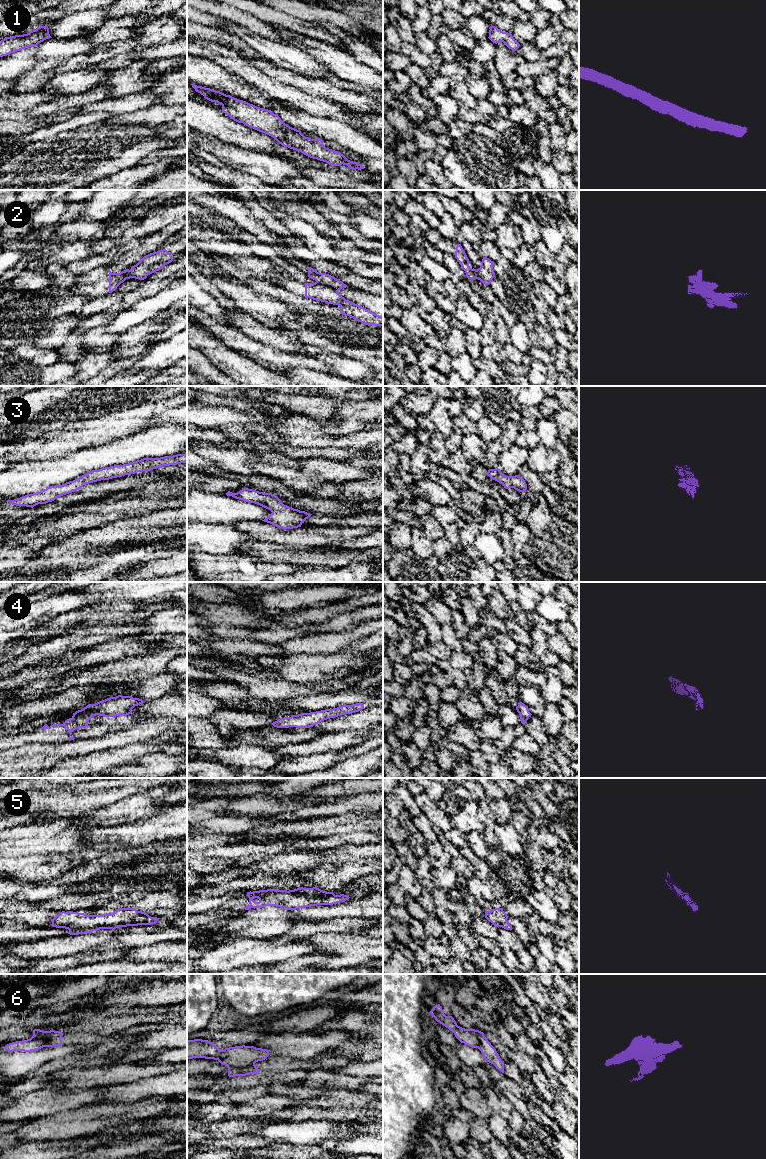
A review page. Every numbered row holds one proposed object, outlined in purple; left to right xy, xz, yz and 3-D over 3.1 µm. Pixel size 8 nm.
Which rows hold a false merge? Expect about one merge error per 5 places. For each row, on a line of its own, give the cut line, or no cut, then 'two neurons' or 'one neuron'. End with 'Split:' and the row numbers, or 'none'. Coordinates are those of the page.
1: no cut; one neuron
2: cut in xz along (316, 281), (331, 286), (337, 291); two neurons
3: no cut; one neuron
4: no cut; one neuron
5: no cut; one neuron
6: cut in xz along (254, 1062), (242, 1067), (231, 1067), (228, 1070); two neurons
Split: 2, 6

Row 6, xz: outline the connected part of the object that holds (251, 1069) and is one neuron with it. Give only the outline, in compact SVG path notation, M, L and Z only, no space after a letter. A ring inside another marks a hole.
M255 1063L243 1067L243 1068L230 1068L228 1070L228 1076L229 1077L235 1077L235 1076L246 1076L246 1075L250 1075L250 1074L257 1074L259 1073L261 1070L258 1069L255 1065Z

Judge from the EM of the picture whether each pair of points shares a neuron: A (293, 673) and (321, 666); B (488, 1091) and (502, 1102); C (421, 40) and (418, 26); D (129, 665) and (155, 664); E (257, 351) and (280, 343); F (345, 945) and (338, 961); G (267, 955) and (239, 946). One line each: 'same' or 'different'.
A: same
B: same
C: different
D: same
E: different
F: same
G: same

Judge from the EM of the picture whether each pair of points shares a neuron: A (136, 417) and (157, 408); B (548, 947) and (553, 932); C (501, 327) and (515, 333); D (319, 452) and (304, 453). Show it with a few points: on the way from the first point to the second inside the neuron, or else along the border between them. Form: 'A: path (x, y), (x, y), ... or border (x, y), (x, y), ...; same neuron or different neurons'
A: path (141, 415), (152, 408); same neuron
B: border (540, 932), (554, 940); different neurons
C: border (508, 328), (511, 340); different neurons
D: path (315, 453), (308, 453); same neuron

